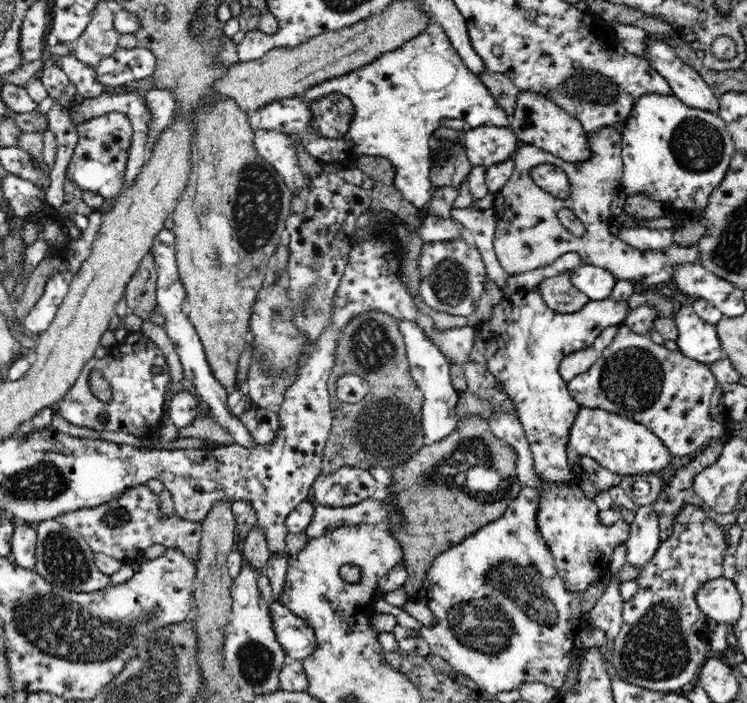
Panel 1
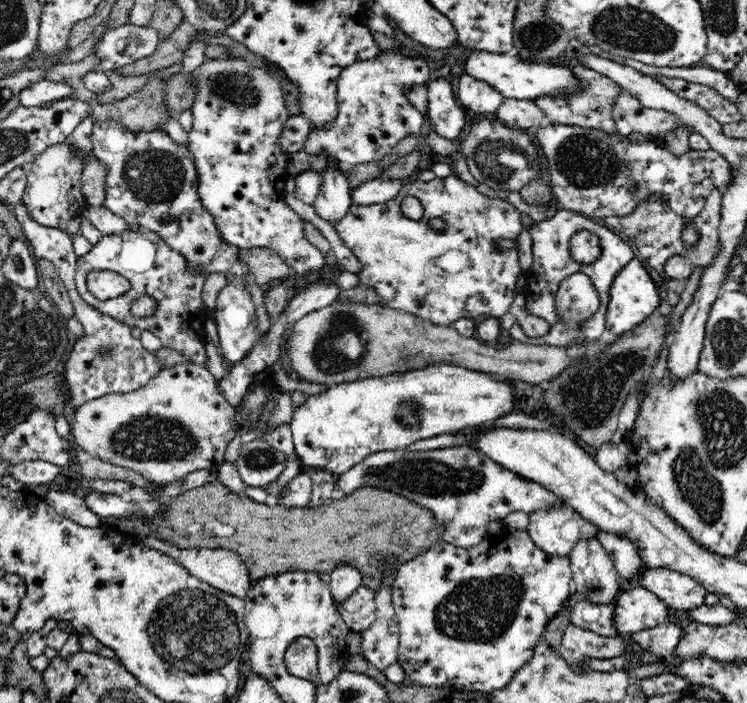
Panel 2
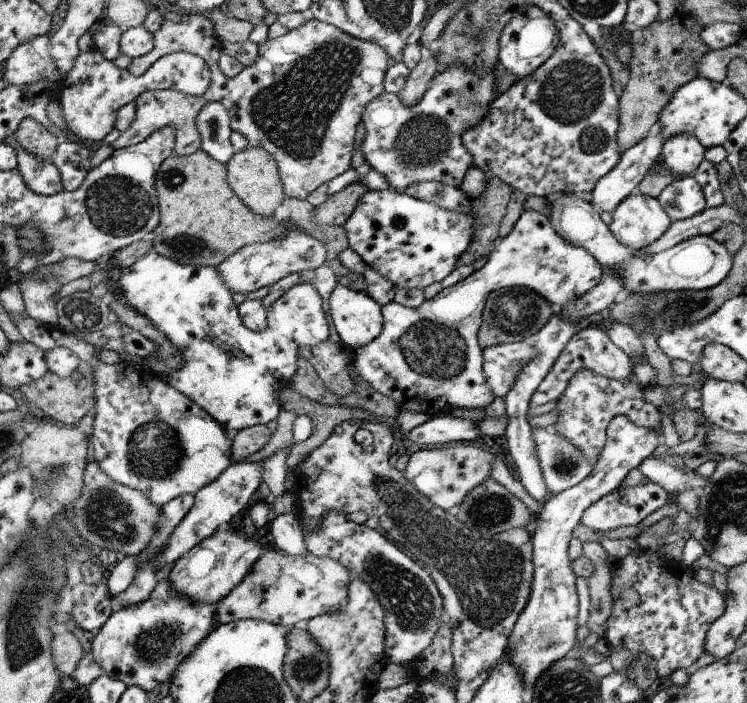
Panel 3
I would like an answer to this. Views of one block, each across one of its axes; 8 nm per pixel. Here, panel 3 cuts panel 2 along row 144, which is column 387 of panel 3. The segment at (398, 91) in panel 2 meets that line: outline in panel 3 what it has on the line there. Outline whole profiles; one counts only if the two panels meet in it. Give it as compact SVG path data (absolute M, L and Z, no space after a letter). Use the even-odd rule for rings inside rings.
M523 211L514 224L511 233L507 234L502 242L494 248L491 252L487 262L479 270L475 270L468 278L457 282L451 287L446 287L442 291L438 292L434 297L425 300L418 308L410 308L396 301L389 302L387 305L381 306L383 316L383 329L382 332L374 339L370 344L365 347L359 347L353 350L355 367L357 373L373 386L375 391L380 394L390 397L400 410L412 410L412 412L424 412L424 414L433 415L436 412L444 413L446 410L452 410L454 408L486 408L491 404L495 398L494 393L489 389L486 382L486 377L483 371L483 354L480 343L478 342L478 333L481 327L481 318L483 306L485 300L490 296L492 291L505 289L506 287L526 287L532 289L535 293L543 296L552 306L555 308L563 307L566 303L572 302L583 294L586 294L589 290L592 290L604 276L603 268L599 262L587 251L584 247L577 247L568 242L564 242L562 238L558 236L558 233L552 228L550 219L548 216L534 212Z

